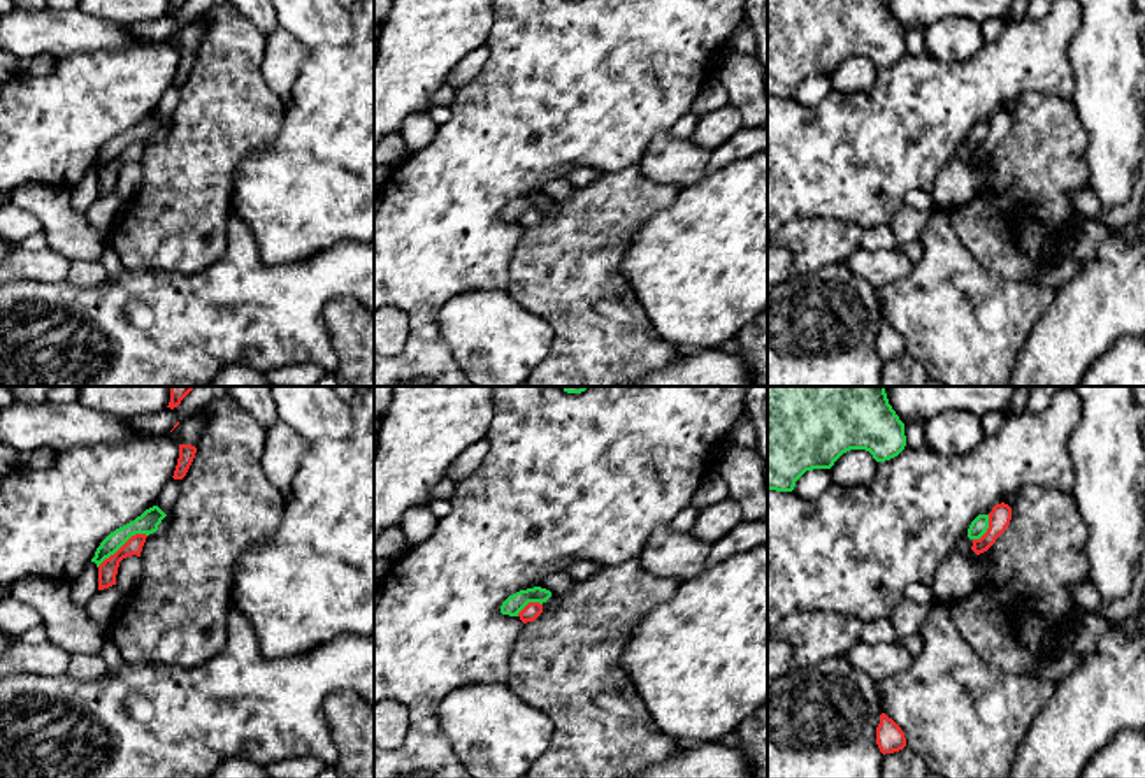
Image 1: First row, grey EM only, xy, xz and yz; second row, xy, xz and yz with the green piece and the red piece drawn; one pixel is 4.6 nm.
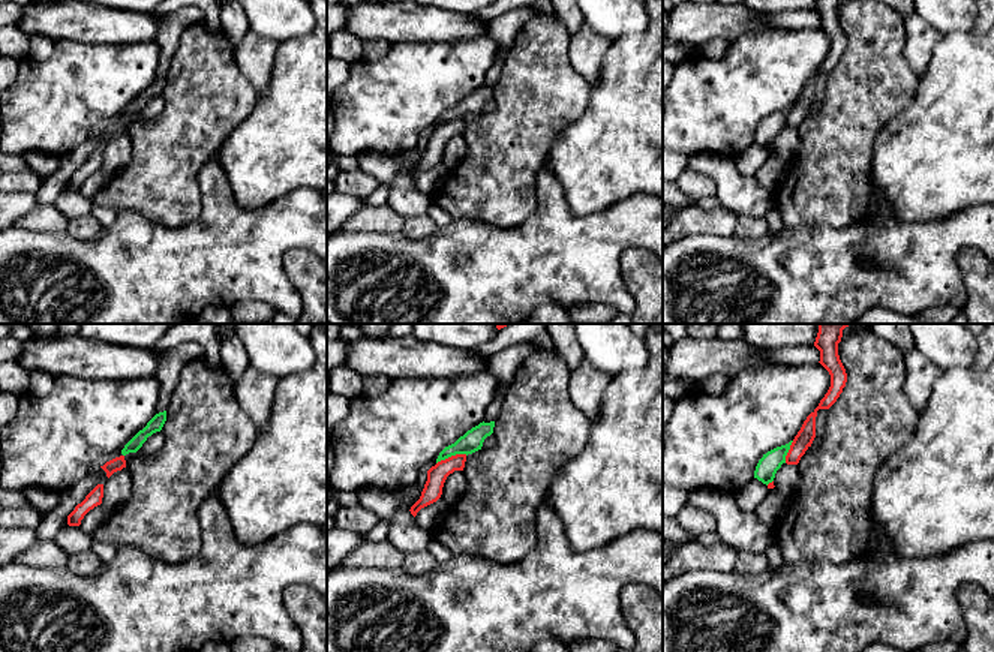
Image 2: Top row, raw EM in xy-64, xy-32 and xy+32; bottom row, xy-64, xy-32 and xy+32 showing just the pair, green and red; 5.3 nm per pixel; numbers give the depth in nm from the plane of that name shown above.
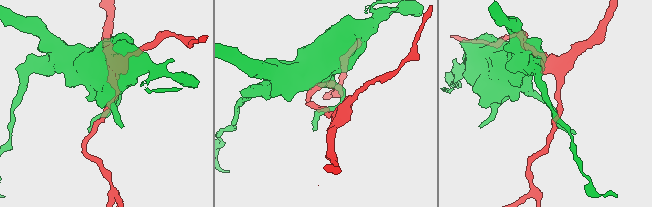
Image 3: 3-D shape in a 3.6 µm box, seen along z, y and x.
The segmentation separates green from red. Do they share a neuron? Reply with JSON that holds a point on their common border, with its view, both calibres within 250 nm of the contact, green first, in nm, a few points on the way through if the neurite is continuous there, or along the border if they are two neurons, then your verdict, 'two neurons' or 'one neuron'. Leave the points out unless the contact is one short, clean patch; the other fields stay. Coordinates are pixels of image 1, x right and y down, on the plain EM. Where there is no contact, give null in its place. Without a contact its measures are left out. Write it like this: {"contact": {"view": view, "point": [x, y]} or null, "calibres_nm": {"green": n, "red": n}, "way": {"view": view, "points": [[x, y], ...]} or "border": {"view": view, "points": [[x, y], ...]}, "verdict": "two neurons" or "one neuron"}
{"contact": {"view": "xy", "point": [122, 151]}, "calibres_nm": {"green": 100, "red": 90}, "border": {"view": "xy", "points": [[146, 141], [132, 141], [97, 172]]}, "verdict": "two neurons"}

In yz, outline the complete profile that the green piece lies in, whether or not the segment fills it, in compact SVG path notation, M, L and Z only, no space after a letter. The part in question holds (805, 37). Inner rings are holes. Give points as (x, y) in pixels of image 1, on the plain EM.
M767 0L767 98L792 98L806 77L831 76L850 56L866 56L876 68L885 68L904 53L904 30L889 11L887 0Z

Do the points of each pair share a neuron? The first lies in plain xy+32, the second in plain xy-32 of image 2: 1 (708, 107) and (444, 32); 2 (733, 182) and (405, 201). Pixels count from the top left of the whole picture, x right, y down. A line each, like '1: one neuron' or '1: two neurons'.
1: two neurons
2: one neuron

